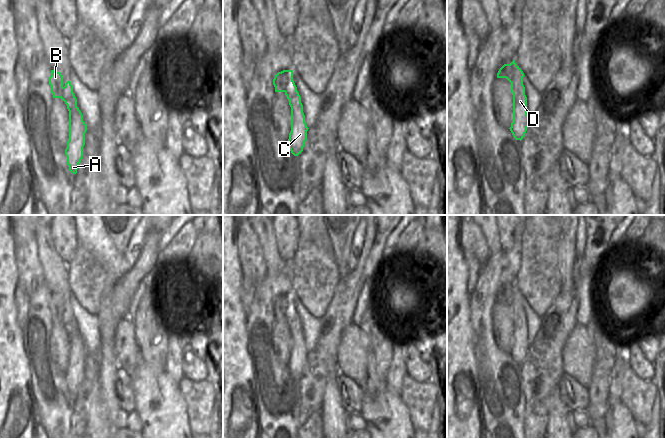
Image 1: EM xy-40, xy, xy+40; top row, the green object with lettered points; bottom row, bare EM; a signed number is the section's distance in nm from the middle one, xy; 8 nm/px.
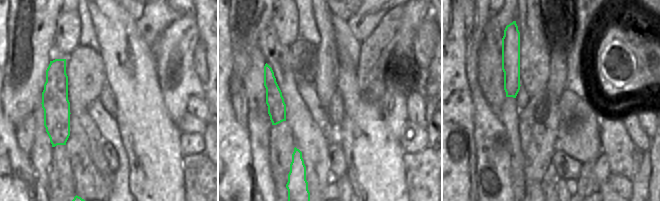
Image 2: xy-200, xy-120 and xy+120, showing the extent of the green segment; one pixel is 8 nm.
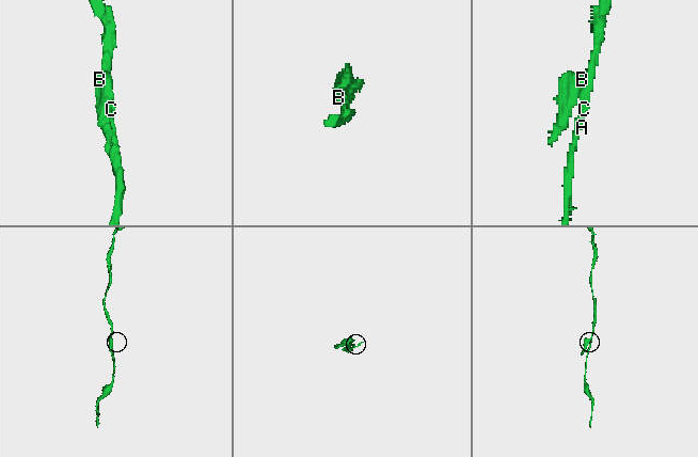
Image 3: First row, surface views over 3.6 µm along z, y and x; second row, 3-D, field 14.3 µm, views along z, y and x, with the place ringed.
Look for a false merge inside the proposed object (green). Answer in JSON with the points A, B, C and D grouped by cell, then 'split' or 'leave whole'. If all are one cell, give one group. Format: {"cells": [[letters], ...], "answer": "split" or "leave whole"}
{"cells": [["A", "C", "D"], ["B"]], "answer": "split"}

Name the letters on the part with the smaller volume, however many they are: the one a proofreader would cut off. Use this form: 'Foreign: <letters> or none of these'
Foreign: B

